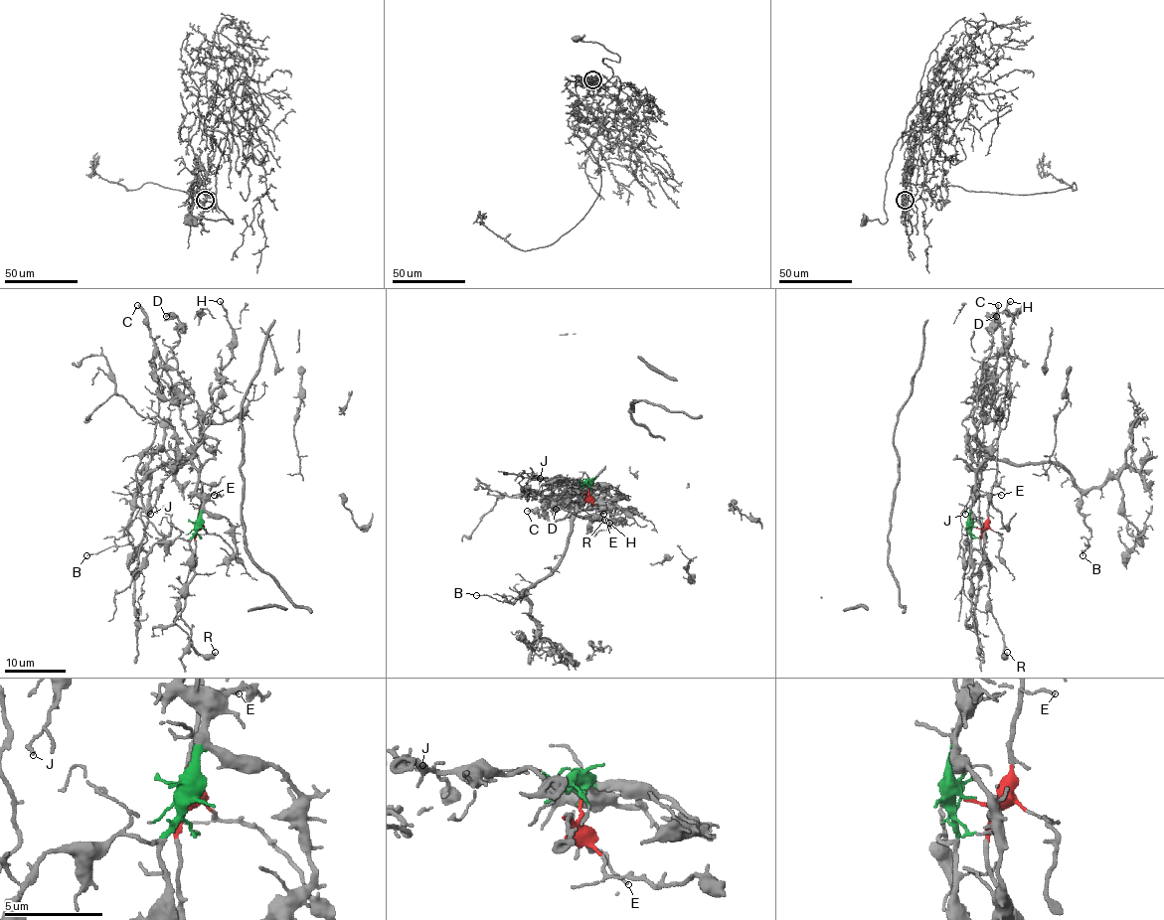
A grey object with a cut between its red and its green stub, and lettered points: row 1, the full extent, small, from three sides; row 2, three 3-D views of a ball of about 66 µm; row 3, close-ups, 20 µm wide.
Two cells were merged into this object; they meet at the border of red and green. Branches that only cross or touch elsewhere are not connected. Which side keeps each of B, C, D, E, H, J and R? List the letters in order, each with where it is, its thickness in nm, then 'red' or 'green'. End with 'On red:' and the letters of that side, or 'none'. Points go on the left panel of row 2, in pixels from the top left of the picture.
B: at (86, 555); 110 nm thick; green
C: at (137, 305); 320 nm thick; red
D: at (166, 316); 140 nm thick; green
E: at (214, 495); 110 nm thick; red
H: at (220, 301); 200 nm thick; green
J: at (150, 514); 170 nm thick; green
R: at (215, 652); 420 nm thick; red
On red: C, E, R

